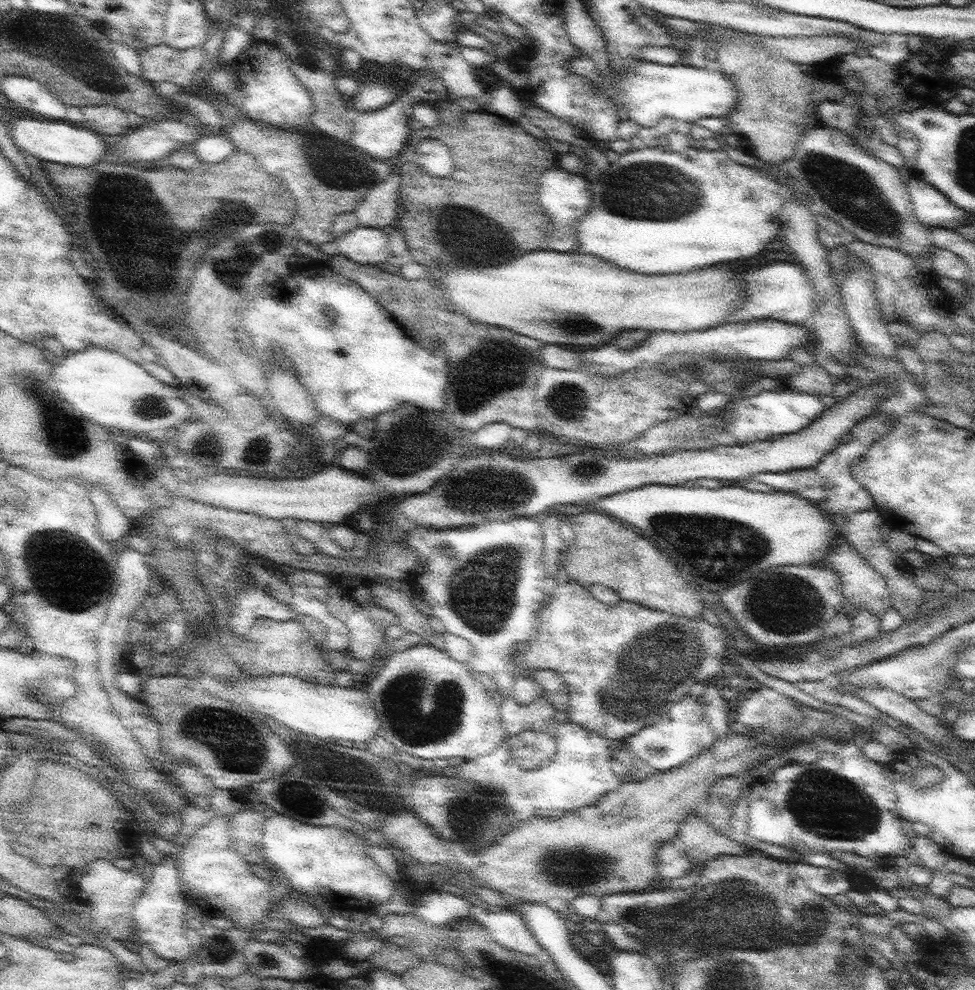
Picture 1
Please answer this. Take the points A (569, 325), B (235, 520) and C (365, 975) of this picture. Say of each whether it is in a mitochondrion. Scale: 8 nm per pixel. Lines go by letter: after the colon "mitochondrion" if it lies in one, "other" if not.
A: mitochondrion
B: other
C: other

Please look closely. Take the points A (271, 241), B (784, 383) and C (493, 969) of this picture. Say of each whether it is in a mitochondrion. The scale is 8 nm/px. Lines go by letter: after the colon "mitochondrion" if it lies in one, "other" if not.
A: other
B: other
C: mitochondrion

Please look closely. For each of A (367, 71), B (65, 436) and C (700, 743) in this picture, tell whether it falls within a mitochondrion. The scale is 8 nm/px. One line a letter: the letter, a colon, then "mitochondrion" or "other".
A: other
B: mitochondrion
C: other

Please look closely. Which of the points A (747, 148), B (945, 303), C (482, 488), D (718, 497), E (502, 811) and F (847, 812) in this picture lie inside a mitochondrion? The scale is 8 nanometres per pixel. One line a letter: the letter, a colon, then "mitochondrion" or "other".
A: other
B: other
C: mitochondrion
D: other
E: other
F: mitochondrion

